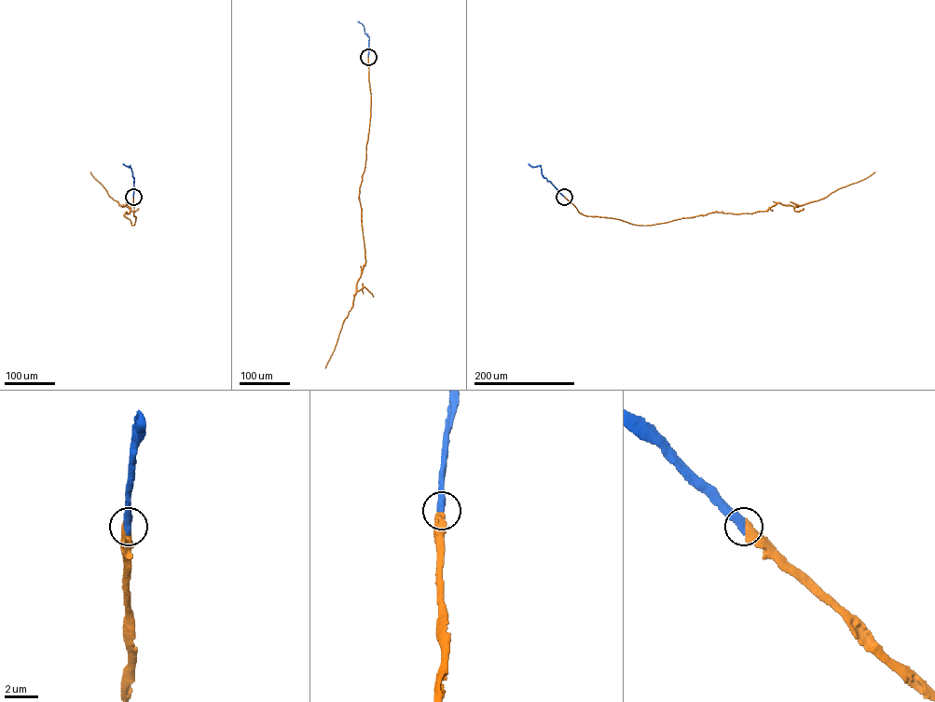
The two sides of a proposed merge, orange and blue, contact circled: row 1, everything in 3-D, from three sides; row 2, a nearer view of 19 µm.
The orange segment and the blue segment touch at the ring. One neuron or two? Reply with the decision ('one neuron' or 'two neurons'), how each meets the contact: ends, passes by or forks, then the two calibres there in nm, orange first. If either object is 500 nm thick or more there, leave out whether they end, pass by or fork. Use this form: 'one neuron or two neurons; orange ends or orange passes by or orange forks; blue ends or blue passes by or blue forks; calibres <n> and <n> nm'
one neuron; calibres 550 and 500 nm

